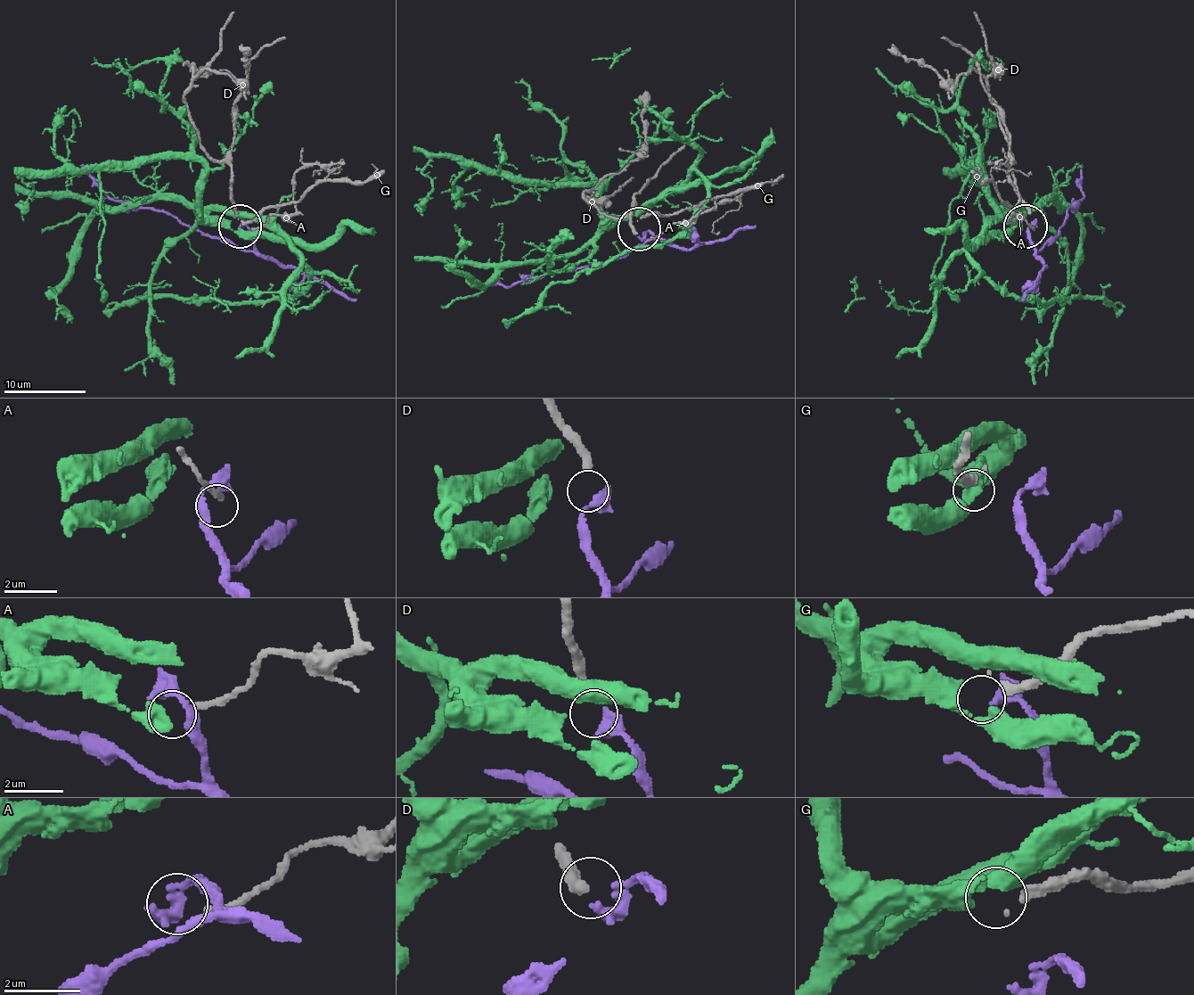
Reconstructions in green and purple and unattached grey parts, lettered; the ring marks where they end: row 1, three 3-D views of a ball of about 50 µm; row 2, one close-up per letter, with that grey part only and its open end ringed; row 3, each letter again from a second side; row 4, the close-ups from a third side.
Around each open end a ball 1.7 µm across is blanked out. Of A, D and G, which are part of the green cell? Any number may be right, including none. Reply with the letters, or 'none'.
none

